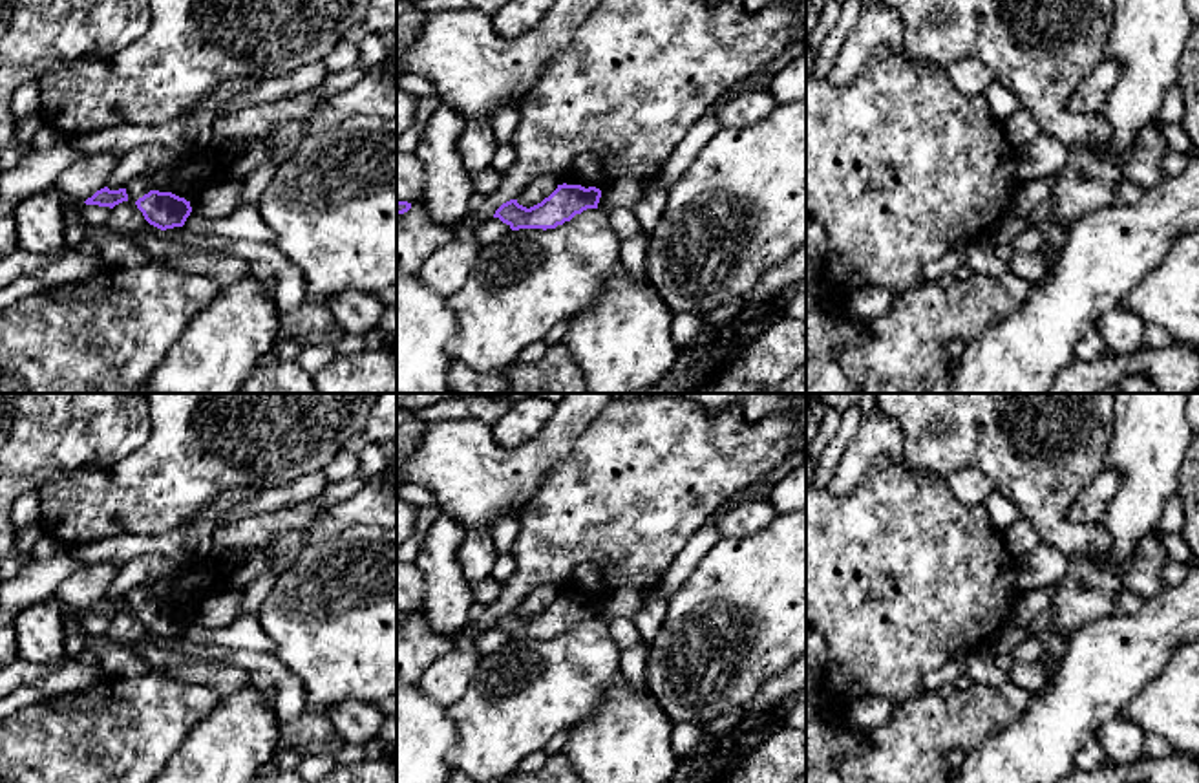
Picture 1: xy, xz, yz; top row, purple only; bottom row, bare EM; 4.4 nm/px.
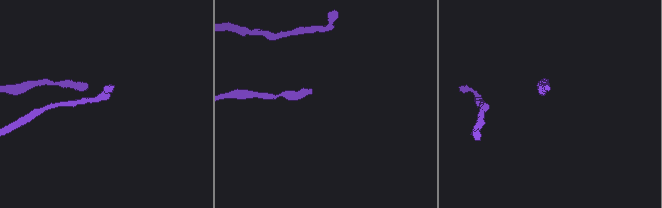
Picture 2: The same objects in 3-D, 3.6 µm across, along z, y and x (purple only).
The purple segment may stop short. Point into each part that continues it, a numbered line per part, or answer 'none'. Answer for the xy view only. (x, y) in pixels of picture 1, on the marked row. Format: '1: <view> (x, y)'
none

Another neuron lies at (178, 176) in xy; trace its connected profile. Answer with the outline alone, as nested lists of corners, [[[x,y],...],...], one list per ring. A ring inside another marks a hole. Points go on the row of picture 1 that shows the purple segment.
[[[205,156],[185,159],[163,166],[148,176],[152,190],[181,194],[188,190],[207,172]]]

